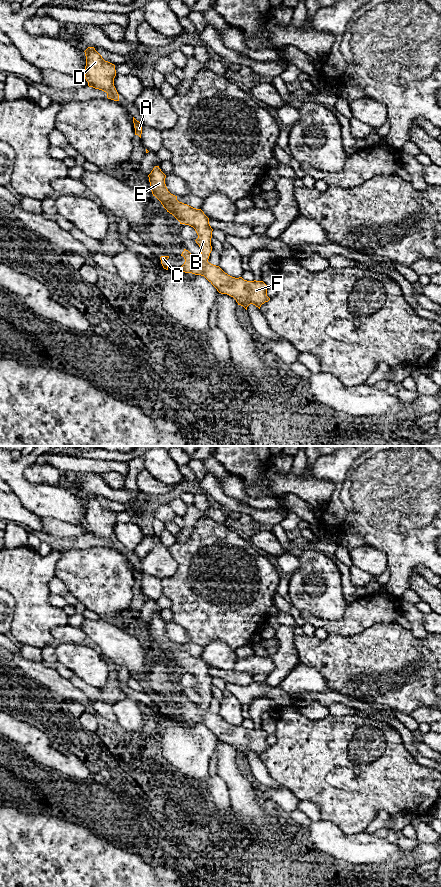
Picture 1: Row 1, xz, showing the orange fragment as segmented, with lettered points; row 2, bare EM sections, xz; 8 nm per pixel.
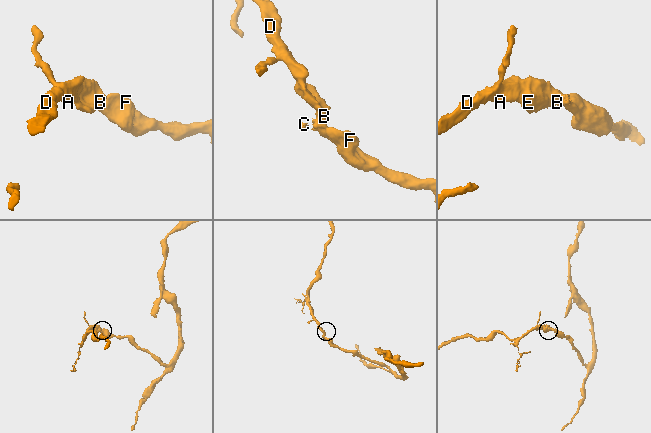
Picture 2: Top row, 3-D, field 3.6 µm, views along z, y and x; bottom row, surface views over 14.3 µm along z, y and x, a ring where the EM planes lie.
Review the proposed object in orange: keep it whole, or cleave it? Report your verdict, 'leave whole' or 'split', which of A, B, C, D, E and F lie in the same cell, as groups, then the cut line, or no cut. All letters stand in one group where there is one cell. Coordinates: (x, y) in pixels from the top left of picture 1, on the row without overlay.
split; groups A B D E / C F; cut xz (195, 704), (200, 709), (207, 710)

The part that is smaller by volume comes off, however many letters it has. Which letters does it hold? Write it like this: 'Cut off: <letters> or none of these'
Cut off: A, B, D, E

